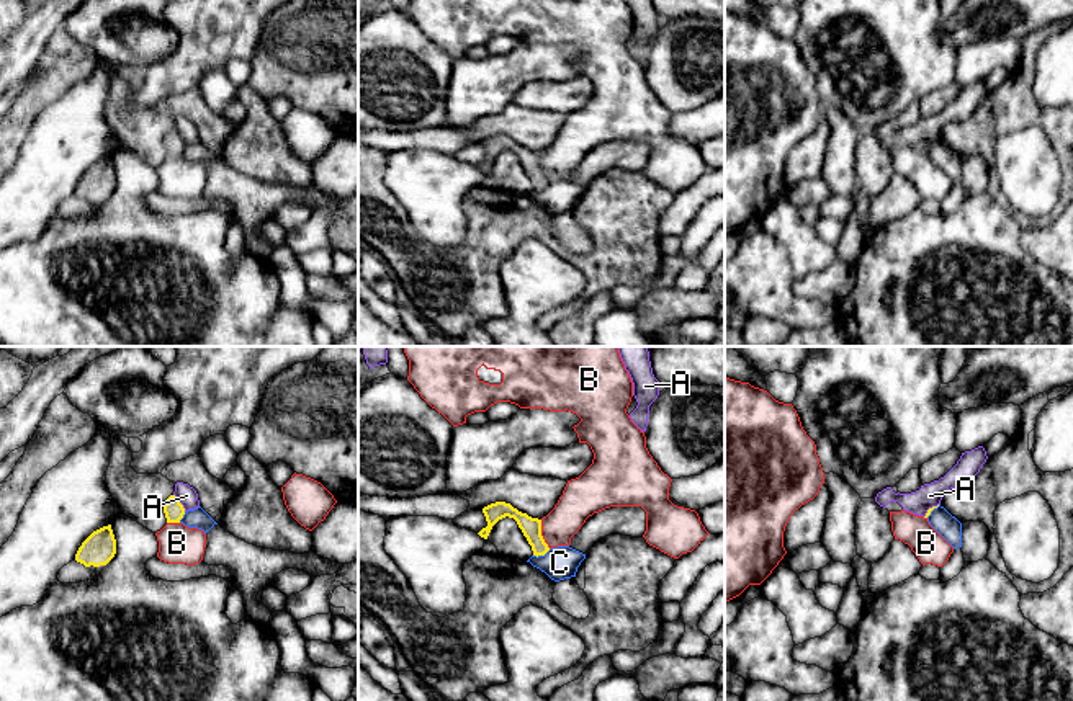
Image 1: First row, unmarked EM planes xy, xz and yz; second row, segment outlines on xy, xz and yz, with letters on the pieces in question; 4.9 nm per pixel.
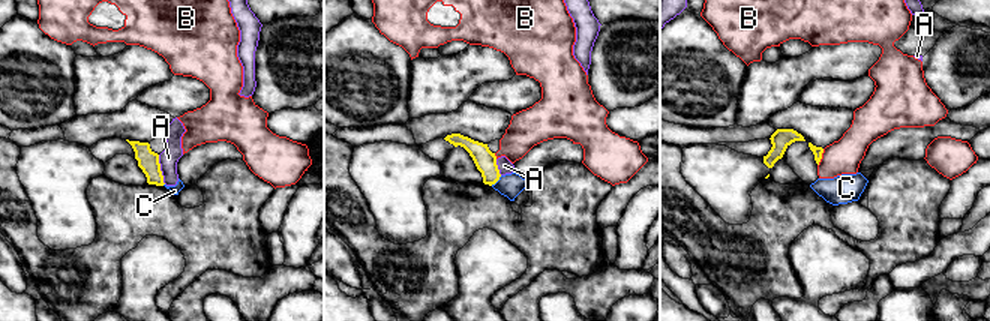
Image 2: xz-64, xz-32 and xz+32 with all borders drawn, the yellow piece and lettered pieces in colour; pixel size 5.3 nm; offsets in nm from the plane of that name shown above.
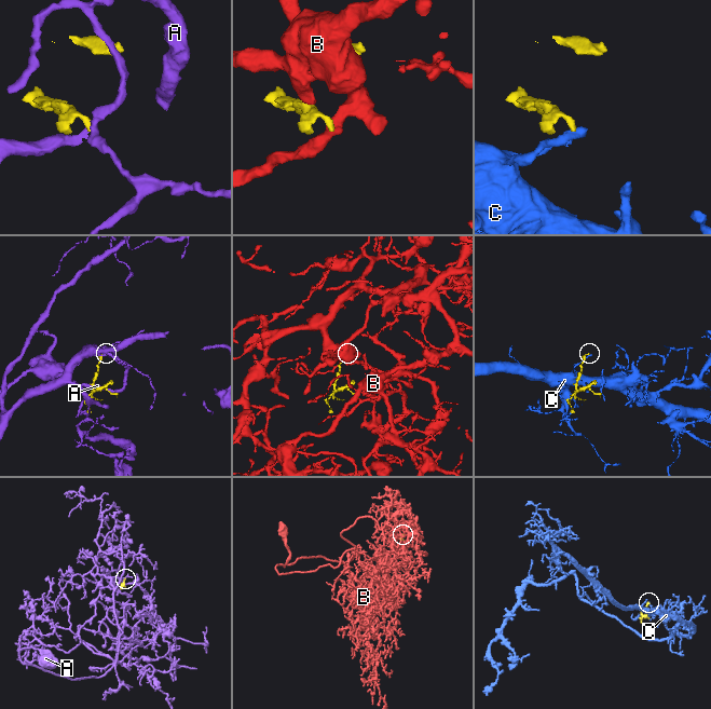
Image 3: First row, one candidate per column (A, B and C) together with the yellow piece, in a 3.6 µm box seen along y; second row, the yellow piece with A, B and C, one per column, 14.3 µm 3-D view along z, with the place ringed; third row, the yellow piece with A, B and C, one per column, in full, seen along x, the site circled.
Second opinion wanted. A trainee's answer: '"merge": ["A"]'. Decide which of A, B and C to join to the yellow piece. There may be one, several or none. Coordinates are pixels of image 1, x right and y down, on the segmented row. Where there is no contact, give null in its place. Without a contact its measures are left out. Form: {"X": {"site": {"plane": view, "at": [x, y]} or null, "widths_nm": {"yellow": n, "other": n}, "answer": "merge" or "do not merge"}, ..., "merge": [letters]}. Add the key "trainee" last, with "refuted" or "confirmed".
{"A": {"site": {"plane": "xy", "at": [179, 502]}, "widths_nm": {"yellow": 100, "other": 90}, "answer": "do not merge"}, "B": {"site": {"plane": "xz", "at": [540, 535]}, "widths_nm": {"yellow": 100, "other": 180}, "answer": "do not merge"}, "C": {"site": {"plane": "xz", "at": [542, 554]}, "widths_nm": {"yellow": 100, "other": 160}, "answer": "do not merge"}, "merge": [], "trainee": "refuted"}

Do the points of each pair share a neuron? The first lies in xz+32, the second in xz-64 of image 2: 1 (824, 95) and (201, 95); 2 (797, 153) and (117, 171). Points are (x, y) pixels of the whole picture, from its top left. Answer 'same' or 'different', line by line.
1: same
2: same

